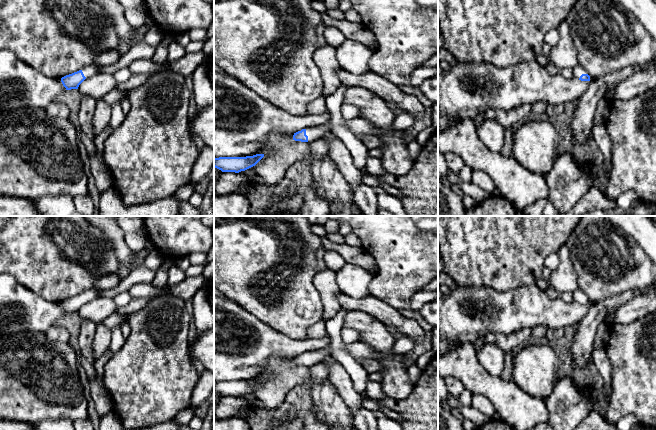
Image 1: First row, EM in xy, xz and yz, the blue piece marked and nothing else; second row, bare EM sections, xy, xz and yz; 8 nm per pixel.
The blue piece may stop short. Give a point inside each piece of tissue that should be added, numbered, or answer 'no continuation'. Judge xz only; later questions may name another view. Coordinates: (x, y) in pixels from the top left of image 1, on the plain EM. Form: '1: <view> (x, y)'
1: xz (315, 356)

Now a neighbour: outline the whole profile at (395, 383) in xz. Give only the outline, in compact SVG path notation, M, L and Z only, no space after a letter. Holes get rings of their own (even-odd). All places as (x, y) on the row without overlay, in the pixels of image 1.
M385 357L378 359L381 364L380 382L382 391L386 398L402 400L409 396L414 388L414 384L408 376L408 368L402 359L392 359Z

